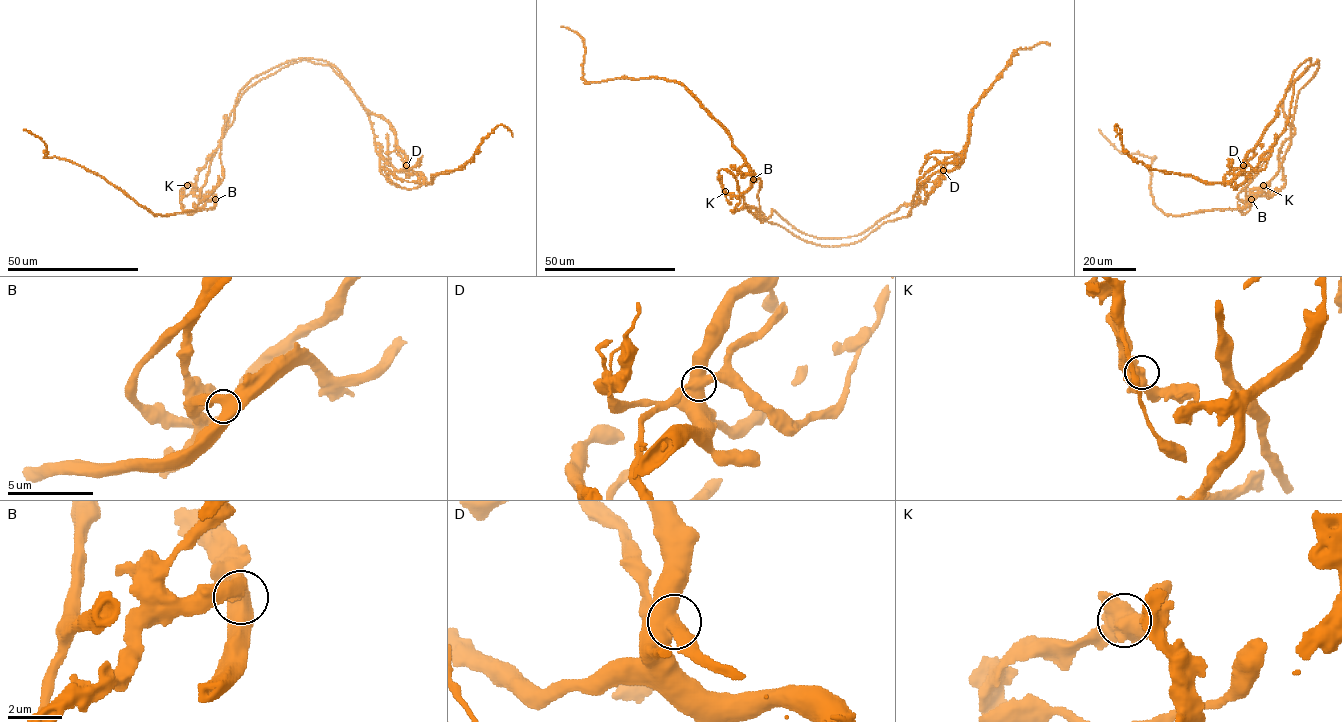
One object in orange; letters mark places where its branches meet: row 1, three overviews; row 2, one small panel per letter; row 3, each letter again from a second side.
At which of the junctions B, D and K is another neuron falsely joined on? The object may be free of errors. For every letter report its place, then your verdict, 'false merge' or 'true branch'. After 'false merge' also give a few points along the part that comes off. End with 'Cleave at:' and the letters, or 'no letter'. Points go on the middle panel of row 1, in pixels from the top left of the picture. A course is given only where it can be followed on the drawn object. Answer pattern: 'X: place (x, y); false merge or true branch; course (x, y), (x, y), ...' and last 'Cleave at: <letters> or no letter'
B: place (753, 179); true branch
D: place (943, 170); false merge; course (943, 170), (860, 240), (800, 239), (734, 212), (749, 166), (683, 86), (587, 82), (561, 26)
K: place (725, 191); true branch
Cleave at: D

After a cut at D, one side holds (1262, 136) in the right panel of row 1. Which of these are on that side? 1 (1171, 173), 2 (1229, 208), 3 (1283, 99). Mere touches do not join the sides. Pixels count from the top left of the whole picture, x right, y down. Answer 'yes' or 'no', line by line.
1: yes
2: no
3: yes

